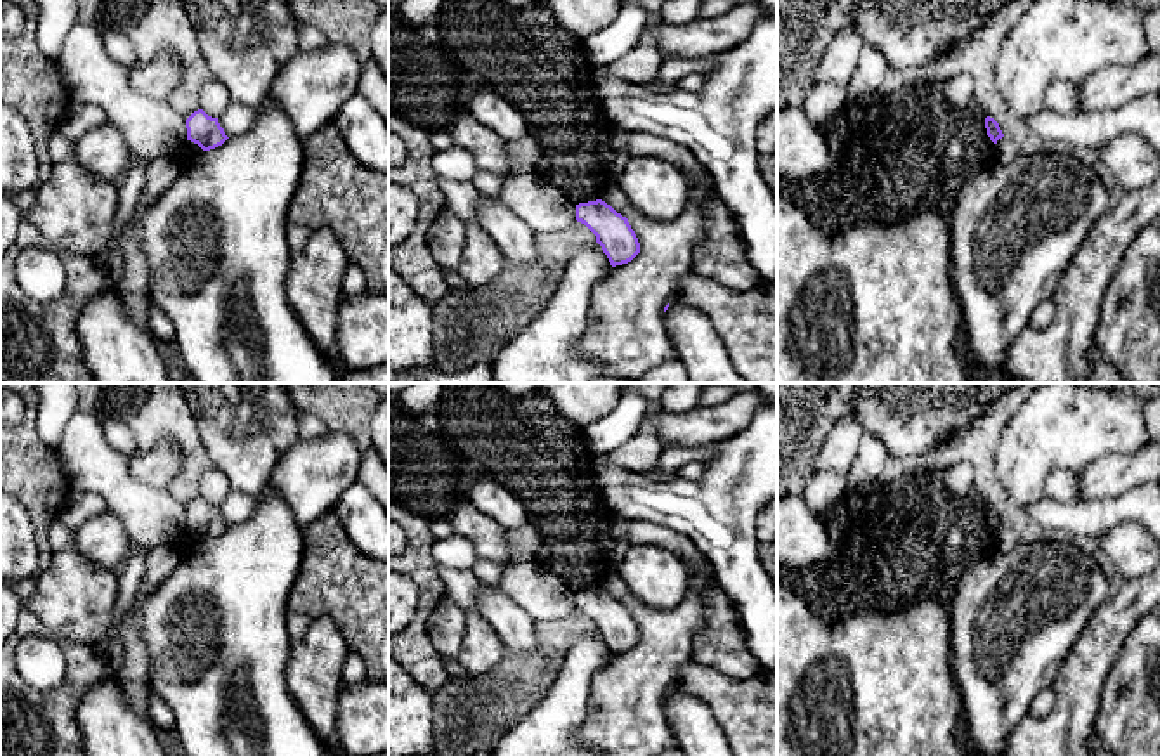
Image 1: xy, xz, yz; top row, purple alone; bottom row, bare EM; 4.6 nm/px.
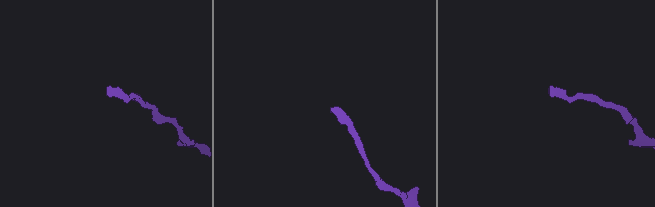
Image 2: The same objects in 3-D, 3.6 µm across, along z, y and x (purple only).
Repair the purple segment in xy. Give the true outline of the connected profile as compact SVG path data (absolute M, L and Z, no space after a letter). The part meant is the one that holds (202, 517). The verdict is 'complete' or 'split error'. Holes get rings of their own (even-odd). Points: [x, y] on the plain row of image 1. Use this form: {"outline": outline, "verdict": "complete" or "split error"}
{"outline": "M203 498L194 499L186 508L187 529L198 532L203 539L222 534L229 525L218 512L218 506L208 505Z", "verdict": "complete"}

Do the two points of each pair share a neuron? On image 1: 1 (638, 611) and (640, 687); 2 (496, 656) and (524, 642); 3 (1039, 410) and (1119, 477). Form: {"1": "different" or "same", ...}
{"1": "same", "2": "different", "3": "different"}

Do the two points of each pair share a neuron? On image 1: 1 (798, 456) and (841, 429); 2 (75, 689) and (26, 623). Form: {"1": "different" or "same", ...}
{"1": "different", "2": "same"}

